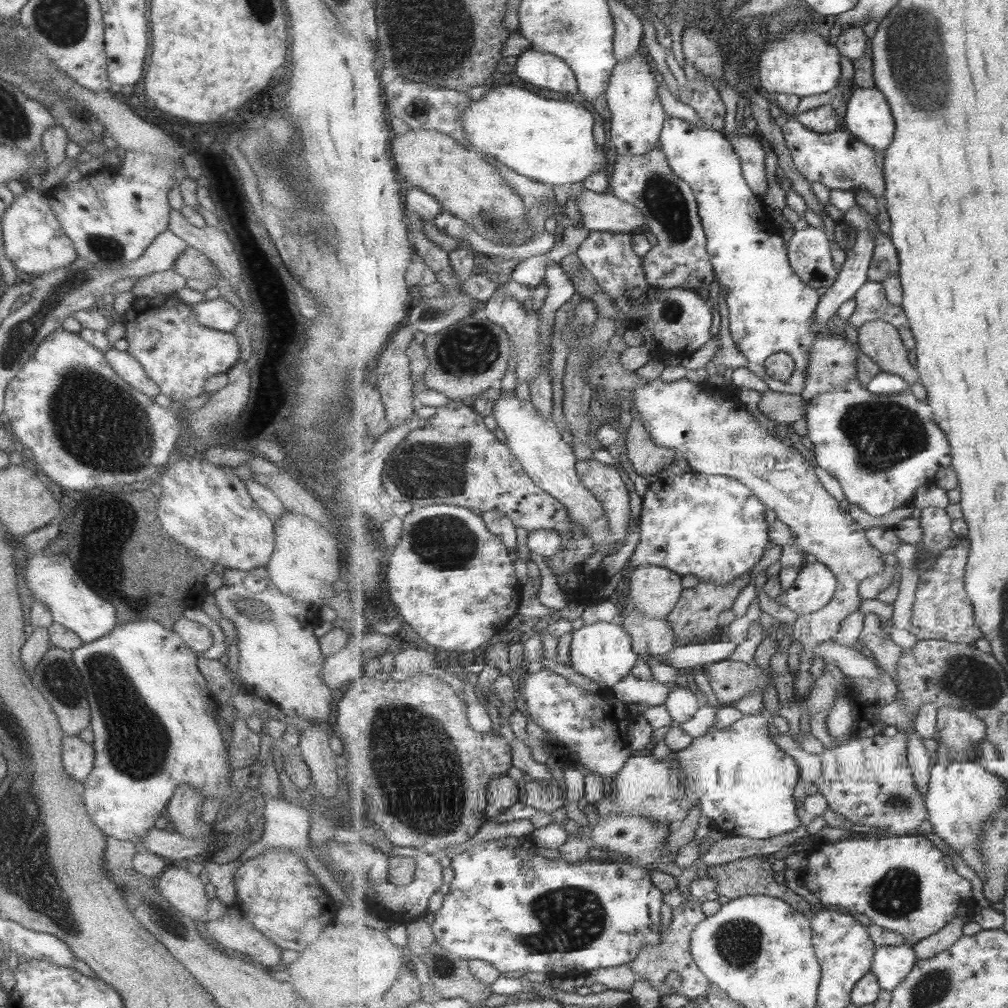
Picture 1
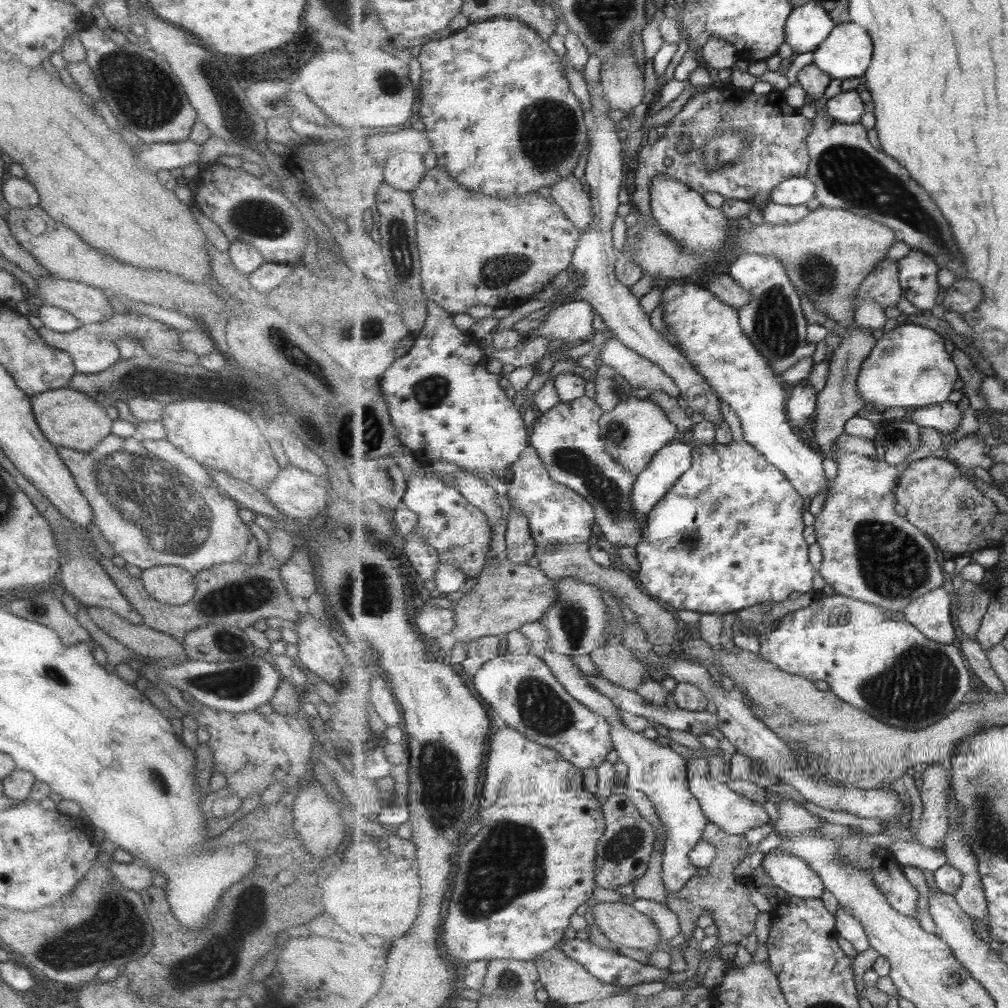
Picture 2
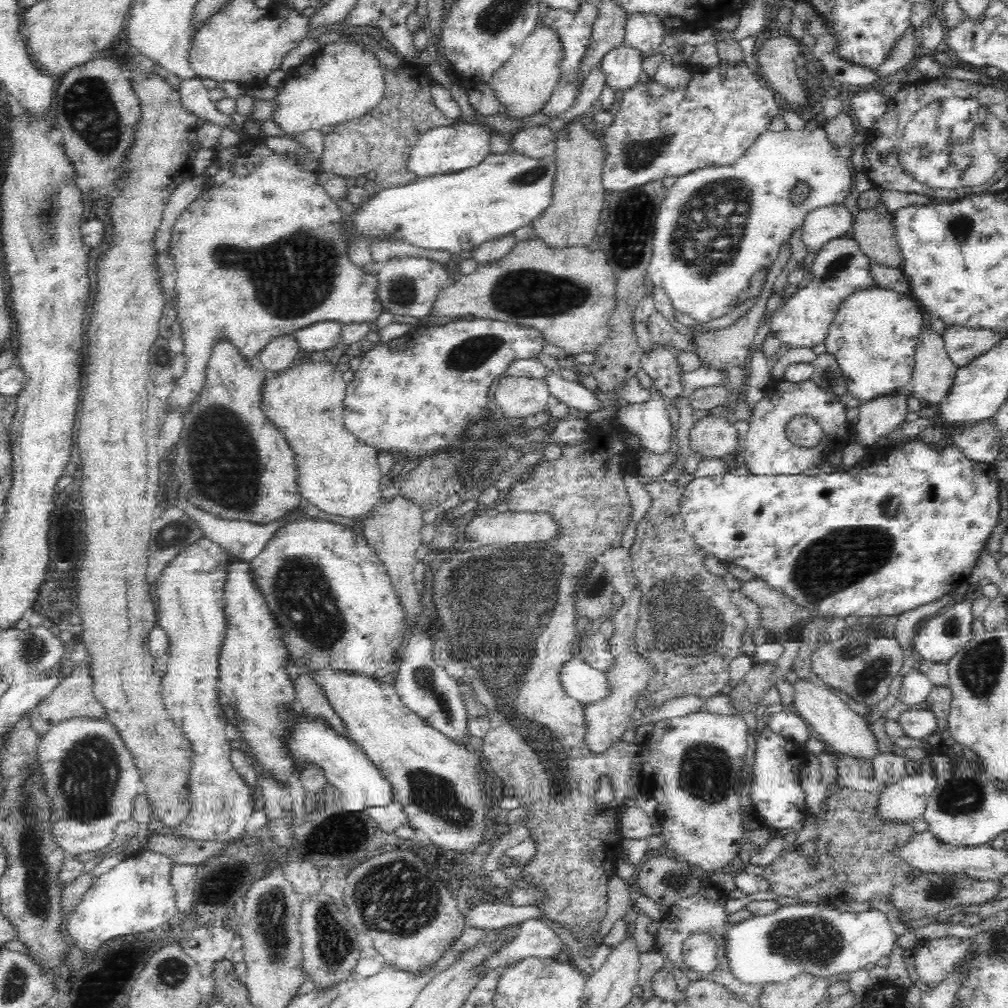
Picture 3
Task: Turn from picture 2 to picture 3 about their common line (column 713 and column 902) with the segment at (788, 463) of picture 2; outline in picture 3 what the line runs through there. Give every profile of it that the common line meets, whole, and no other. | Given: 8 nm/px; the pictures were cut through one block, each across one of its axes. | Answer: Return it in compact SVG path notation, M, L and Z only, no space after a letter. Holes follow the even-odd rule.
M876 283L866 289L850 292L844 302L838 304L832 324L829 326L827 338L823 343L827 352L836 357L843 376L847 378L849 393L859 401L868 402L882 394L890 394L894 390L908 387L910 376L914 372L914 354L924 316L916 306L914 298L908 294L900 294L894 290L878 287Z

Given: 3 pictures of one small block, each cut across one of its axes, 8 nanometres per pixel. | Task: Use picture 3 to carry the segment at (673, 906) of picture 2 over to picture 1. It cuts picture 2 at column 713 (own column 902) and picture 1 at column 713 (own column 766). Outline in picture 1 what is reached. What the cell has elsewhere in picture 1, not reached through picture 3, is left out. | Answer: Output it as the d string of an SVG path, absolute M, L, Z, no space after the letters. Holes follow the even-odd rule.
M755 855L736 860L735 862L727 863L723 866L714 866L708 869L707 876L717 881L716 892L721 896L726 896L728 899L736 899L745 895L771 895L780 899L784 899L791 906L796 907L805 916L812 918L816 913L813 905L803 896L795 894L784 884L779 884L775 880L775 872L773 872L773 862L767 859L769 855Z

